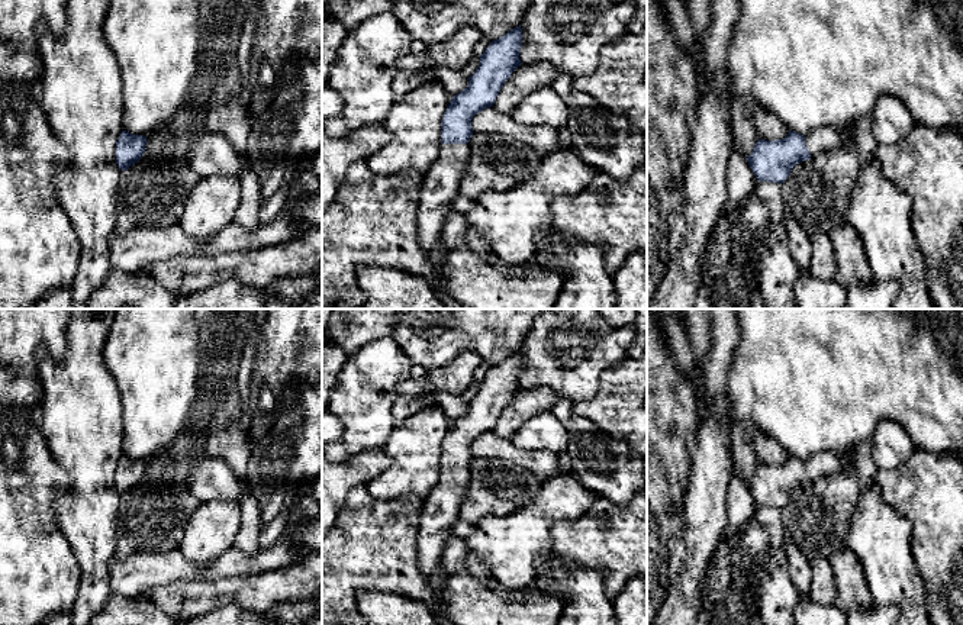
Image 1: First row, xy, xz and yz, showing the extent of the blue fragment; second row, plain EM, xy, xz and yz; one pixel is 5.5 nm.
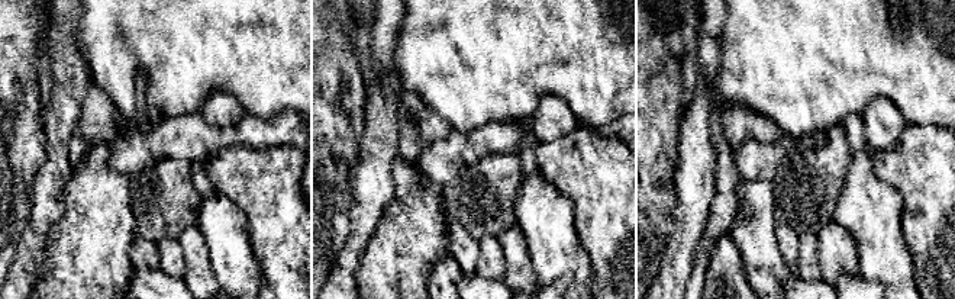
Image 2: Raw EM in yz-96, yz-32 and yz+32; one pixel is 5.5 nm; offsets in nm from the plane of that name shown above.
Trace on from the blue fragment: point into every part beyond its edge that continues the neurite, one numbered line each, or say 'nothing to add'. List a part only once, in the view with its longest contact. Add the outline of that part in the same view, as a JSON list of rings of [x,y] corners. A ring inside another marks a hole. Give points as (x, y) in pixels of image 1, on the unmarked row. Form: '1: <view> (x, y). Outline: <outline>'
1: xz (441, 509). Outline: [[[441,468],[438,484],[425,497],[419,537],[418,564],[439,597],[444,590],[445,571],[441,560],[452,523],[460,519],[460,508],[468,490],[468,468]]]

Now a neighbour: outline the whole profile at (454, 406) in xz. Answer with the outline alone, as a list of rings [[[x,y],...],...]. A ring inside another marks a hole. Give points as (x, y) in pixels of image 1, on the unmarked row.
[[[445,392],[418,396],[397,394],[392,407],[392,415],[396,423],[399,423],[410,415],[428,407],[441,407],[448,421],[455,421],[467,413],[468,405],[461,399],[461,396],[448,394]]]

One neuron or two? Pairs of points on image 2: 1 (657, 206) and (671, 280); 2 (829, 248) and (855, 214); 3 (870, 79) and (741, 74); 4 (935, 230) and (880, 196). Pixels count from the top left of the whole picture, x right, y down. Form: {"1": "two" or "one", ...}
{"1": "two", "2": "two", "3": "one", "4": "two"}

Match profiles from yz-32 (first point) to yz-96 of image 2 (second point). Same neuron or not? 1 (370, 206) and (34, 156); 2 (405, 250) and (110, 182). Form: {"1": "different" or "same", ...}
{"1": "different", "2": "same"}

